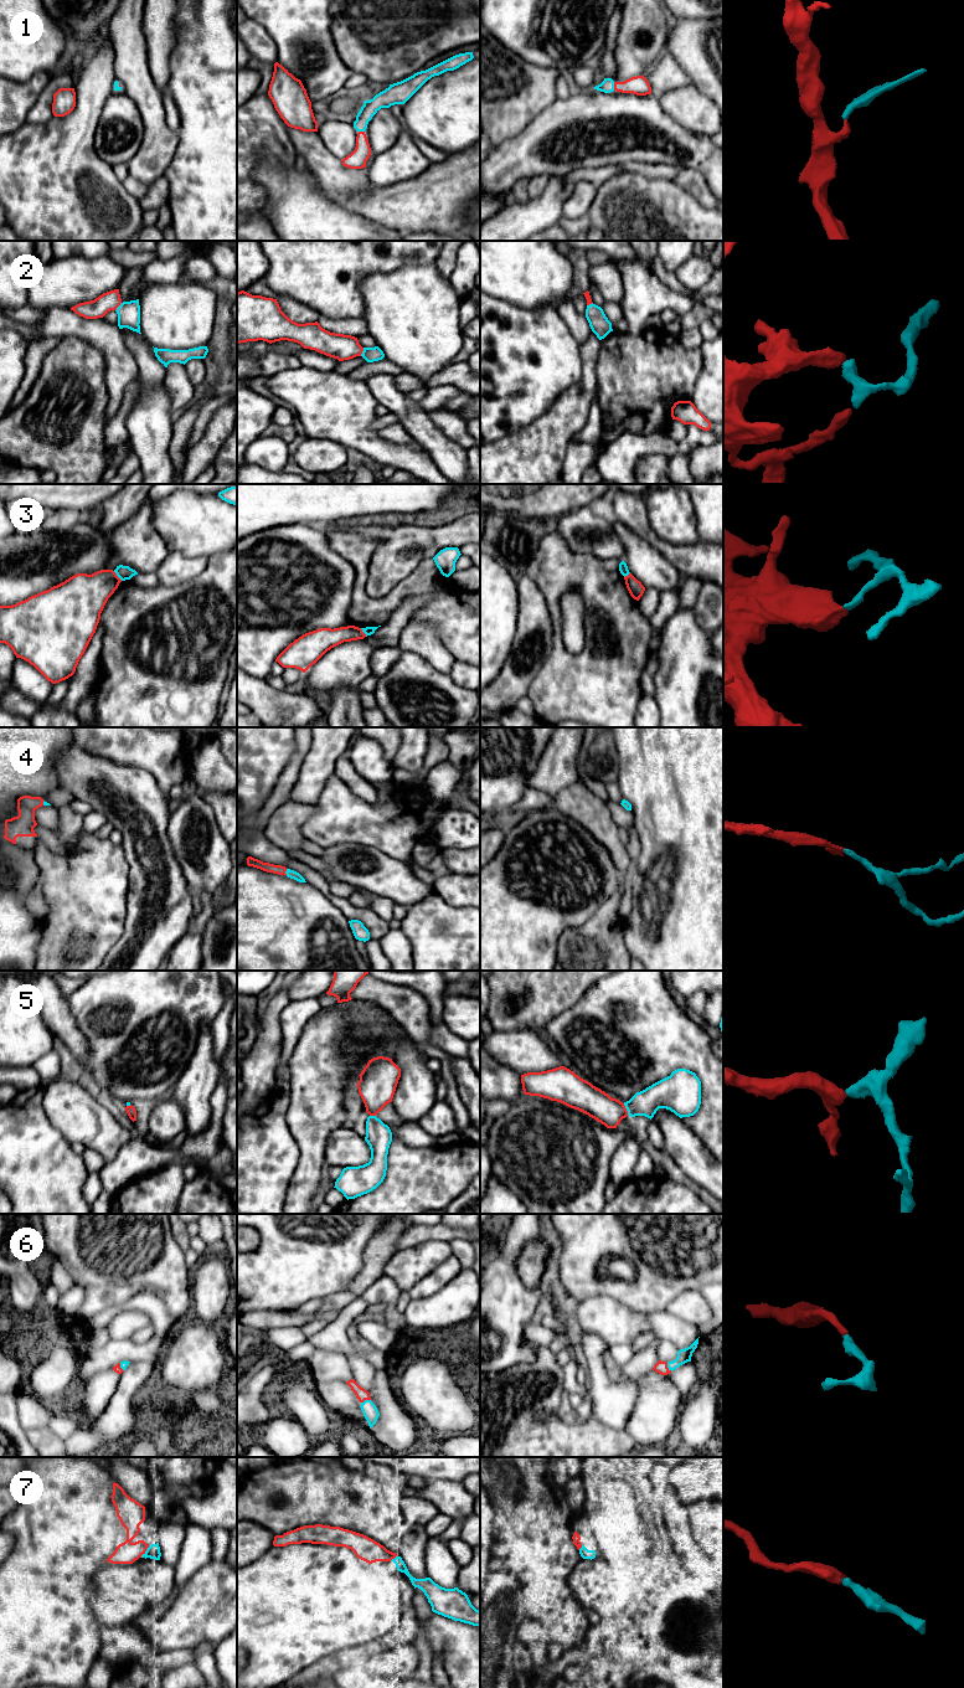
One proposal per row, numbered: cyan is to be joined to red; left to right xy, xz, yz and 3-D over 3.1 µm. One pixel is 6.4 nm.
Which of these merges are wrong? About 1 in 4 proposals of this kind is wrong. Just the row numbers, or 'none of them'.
3

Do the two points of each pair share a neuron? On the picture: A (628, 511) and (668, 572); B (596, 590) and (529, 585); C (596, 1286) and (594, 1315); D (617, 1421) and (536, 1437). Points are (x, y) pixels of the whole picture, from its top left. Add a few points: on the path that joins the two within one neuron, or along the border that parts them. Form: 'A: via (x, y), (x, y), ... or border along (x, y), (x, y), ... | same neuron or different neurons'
A: border along (624, 525), (670, 561) | different neurons
B: border along (526, 574), (544, 592), (548, 613) | different neurons
C: border along (578, 1302), (594, 1296), (611, 1296), (623, 1305) | different neurons
D: border along (592, 1418), (608, 1427), (623, 1430) | different neurons

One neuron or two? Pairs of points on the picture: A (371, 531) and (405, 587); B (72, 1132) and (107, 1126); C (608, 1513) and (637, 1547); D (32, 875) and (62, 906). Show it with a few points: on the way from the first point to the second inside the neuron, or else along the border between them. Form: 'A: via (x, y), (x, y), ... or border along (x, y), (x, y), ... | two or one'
A: border along (422, 561), (386, 593), (376, 597) | two
B: via (81, 1131), (98, 1131) | one
C: via (618, 1516), (637, 1537) | one
D: border along (34, 855), (34, 860), (42, 873), (42, 884) | two

